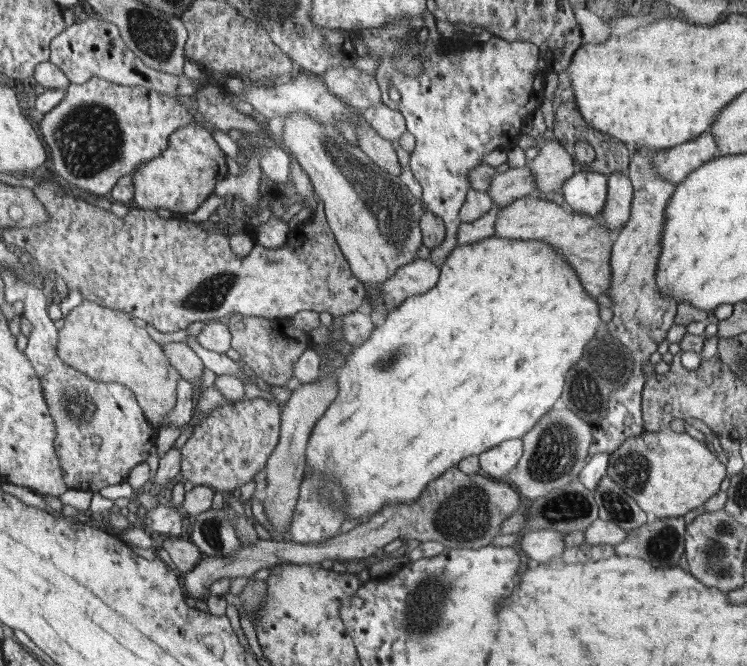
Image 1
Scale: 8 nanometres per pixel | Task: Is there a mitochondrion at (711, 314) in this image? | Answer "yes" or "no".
no

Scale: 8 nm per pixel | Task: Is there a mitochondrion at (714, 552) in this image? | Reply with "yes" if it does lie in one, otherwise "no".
yes

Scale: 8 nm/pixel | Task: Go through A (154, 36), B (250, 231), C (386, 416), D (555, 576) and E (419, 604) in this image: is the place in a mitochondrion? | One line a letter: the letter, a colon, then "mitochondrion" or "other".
A: mitochondrion
B: other
C: other
D: other
E: mitochondrion

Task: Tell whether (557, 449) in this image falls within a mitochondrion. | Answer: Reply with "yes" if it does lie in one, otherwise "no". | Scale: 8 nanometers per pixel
yes

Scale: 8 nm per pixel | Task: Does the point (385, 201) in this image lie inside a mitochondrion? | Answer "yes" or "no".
yes

